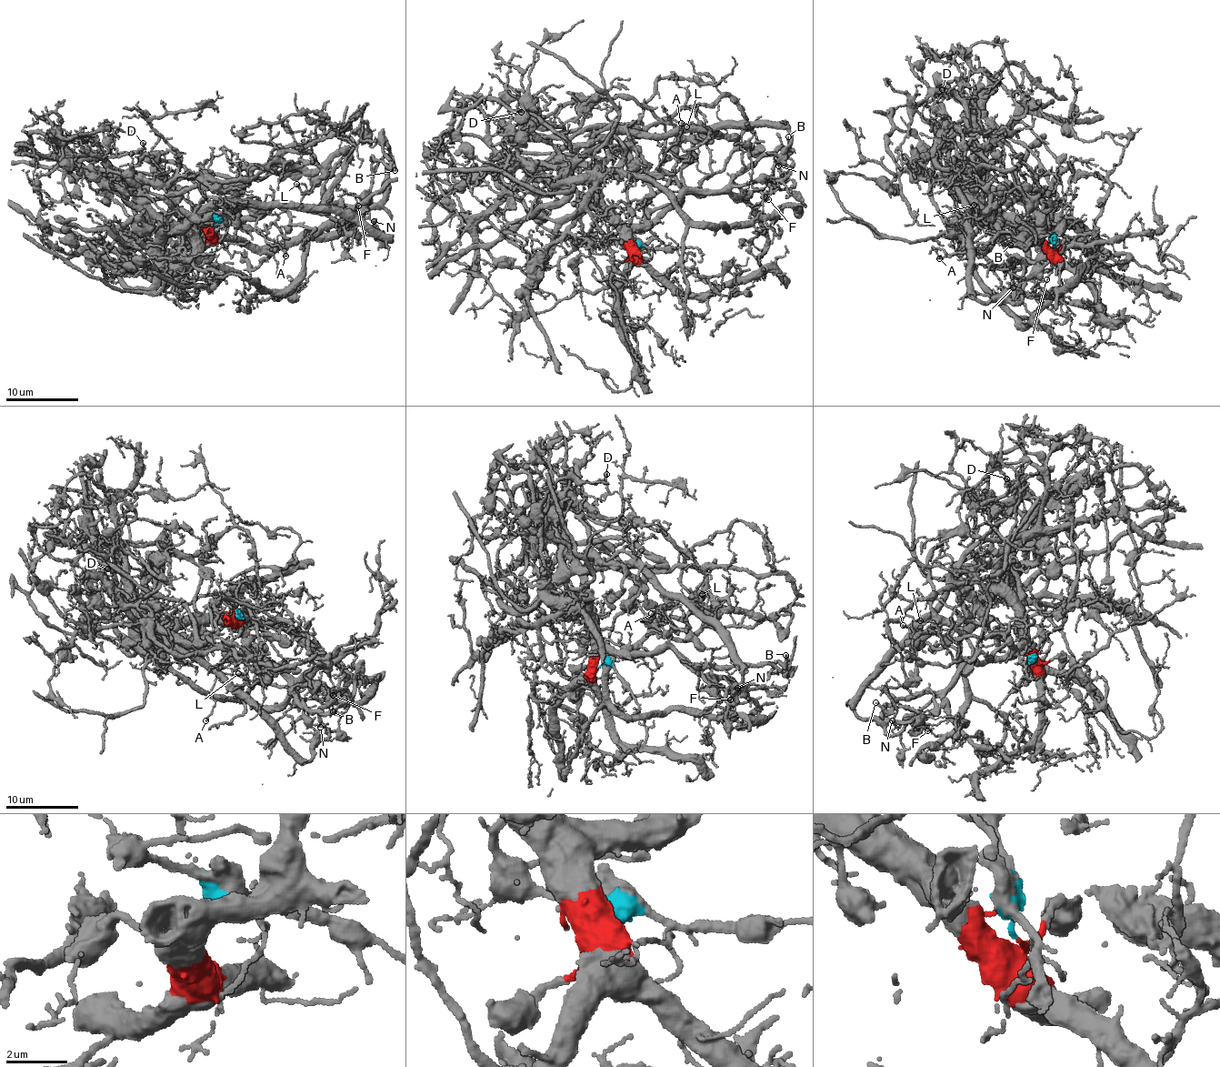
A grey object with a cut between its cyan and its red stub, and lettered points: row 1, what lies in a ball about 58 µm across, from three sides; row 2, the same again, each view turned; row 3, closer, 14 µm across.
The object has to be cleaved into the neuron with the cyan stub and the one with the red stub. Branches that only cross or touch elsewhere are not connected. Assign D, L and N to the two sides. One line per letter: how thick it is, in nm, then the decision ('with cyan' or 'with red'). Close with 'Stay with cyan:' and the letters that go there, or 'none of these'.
D: 130 nm thick; with red
L: 200 nm thick; with red
N: 190 nm thick; with cyan
Stay with cyan: N

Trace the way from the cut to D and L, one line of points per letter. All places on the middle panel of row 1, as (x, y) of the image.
D: (635, 253), (603, 198), (594, 173), (556, 159), (529, 168), (492, 144), (492, 136), (516, 125), (521, 111)
L: (635, 253), (630, 234), (645, 225), (648, 201), (675, 170), (677, 147), (705, 135), (686, 126)

